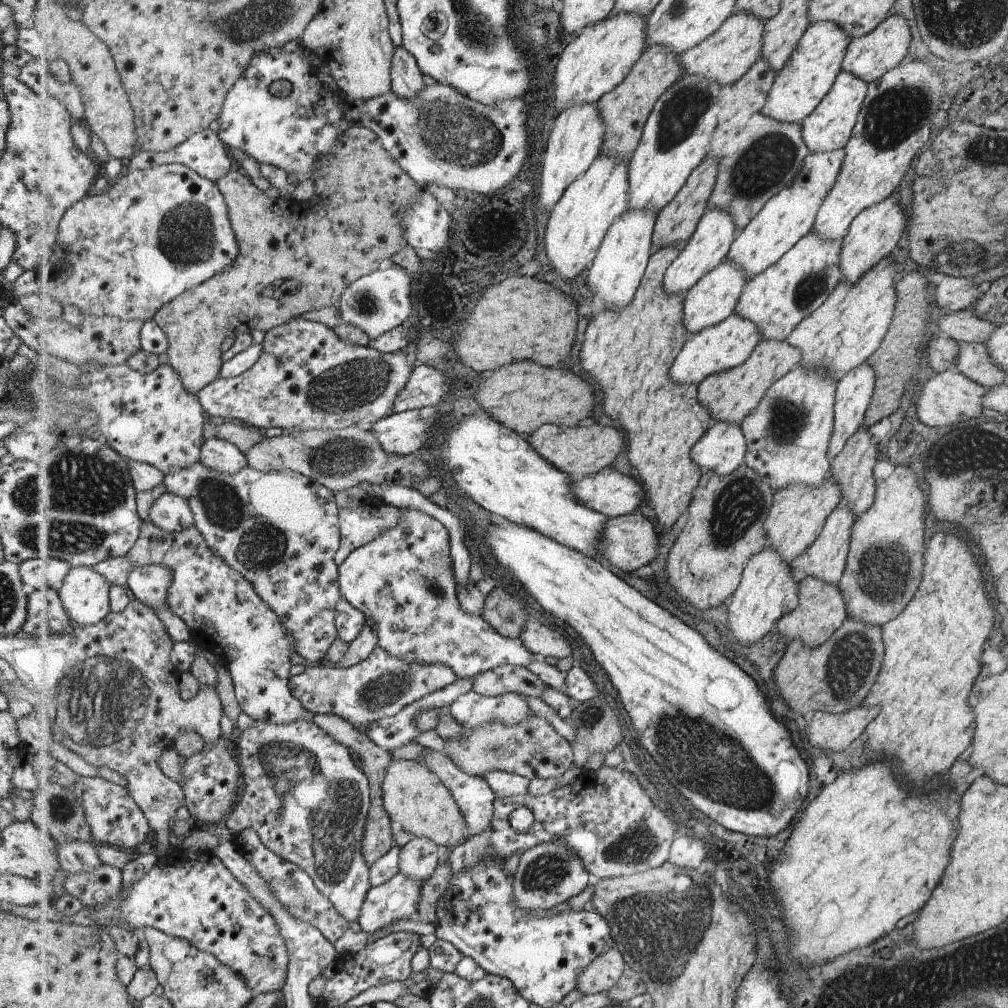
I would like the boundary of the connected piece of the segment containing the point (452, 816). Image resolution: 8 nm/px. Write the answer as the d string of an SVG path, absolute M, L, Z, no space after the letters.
M393 759L383 783L384 805L393 821L415 837L431 838L440 848L454 848L467 839L467 821L451 789L426 765L415 760Z

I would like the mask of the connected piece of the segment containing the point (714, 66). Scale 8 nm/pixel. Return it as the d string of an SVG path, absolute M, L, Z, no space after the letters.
M735 12L714 35L681 55L686 74L707 76L709 80L715 78L723 86L735 84L761 59L767 23L767 20L761 20L751 12Z

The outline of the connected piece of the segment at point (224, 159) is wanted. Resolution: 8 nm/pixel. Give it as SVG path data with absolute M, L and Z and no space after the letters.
M203 130L195 136L191 136L189 140L185 140L183 144L179 144L177 148L172 148L167 152L159 151L147 151L138 153L132 159L126 162L129 170L145 170L147 168L153 168L156 165L167 165L171 163L179 163L188 166L189 168L195 169L201 176L207 177L209 180L215 181L225 178L230 171L229 168L233 166L233 160L231 156L227 154L227 146L222 141L222 138L213 132L213 130Z

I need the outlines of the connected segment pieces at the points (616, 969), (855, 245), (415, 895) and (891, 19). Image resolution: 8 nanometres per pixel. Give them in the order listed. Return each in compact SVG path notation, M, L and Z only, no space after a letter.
M616 949L608 950L582 973L577 989L584 996L605 993L621 980L626 969L623 954Z
M885 198L879 204L865 209L851 225L849 234L843 239L842 268L844 279L857 284L867 272L873 270L897 244L905 228L905 216L893 198Z
M403 872L385 884L372 887L357 920L361 930L373 933L393 922L413 919L421 902L421 888L423 882Z
M892 13L873 32L851 41L846 59L843 61L843 71L853 72L855 76L863 78L869 84L882 79L887 71L895 68L899 60L908 54L909 40L911 36L909 36L909 26L905 18L901 14Z

